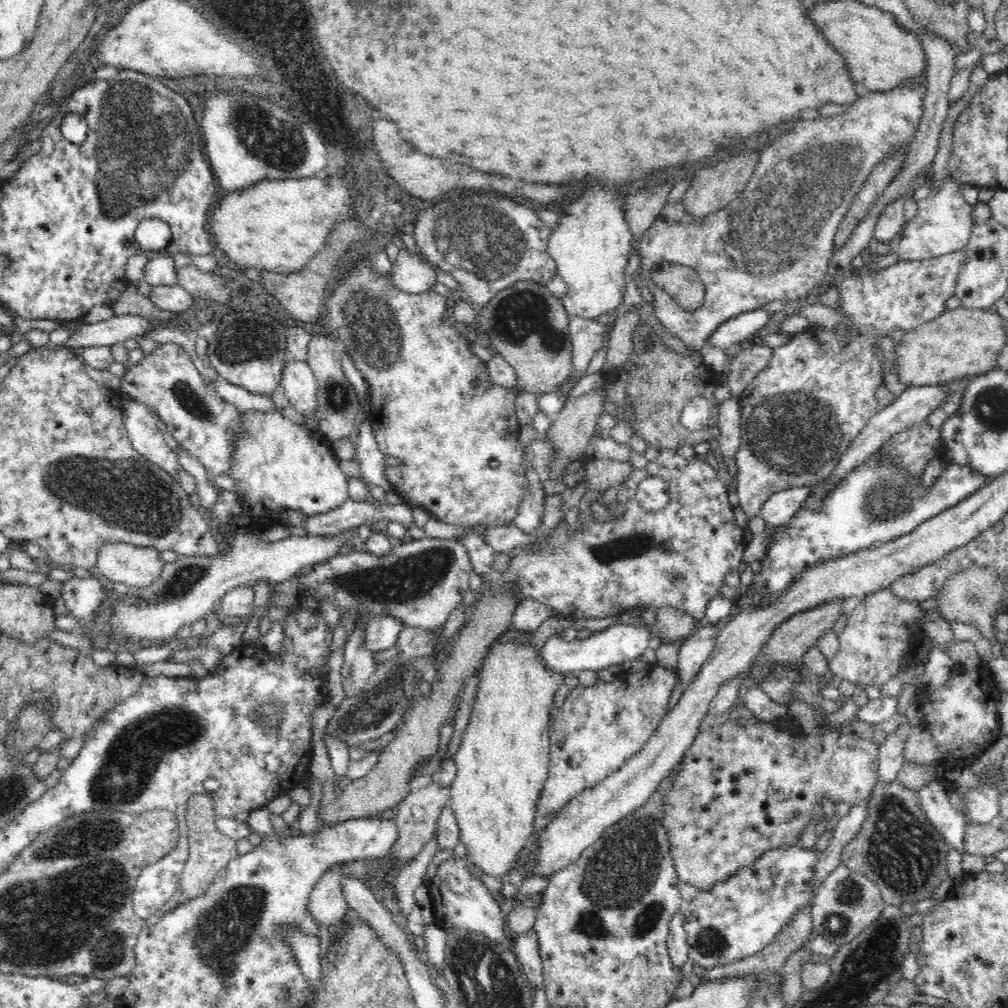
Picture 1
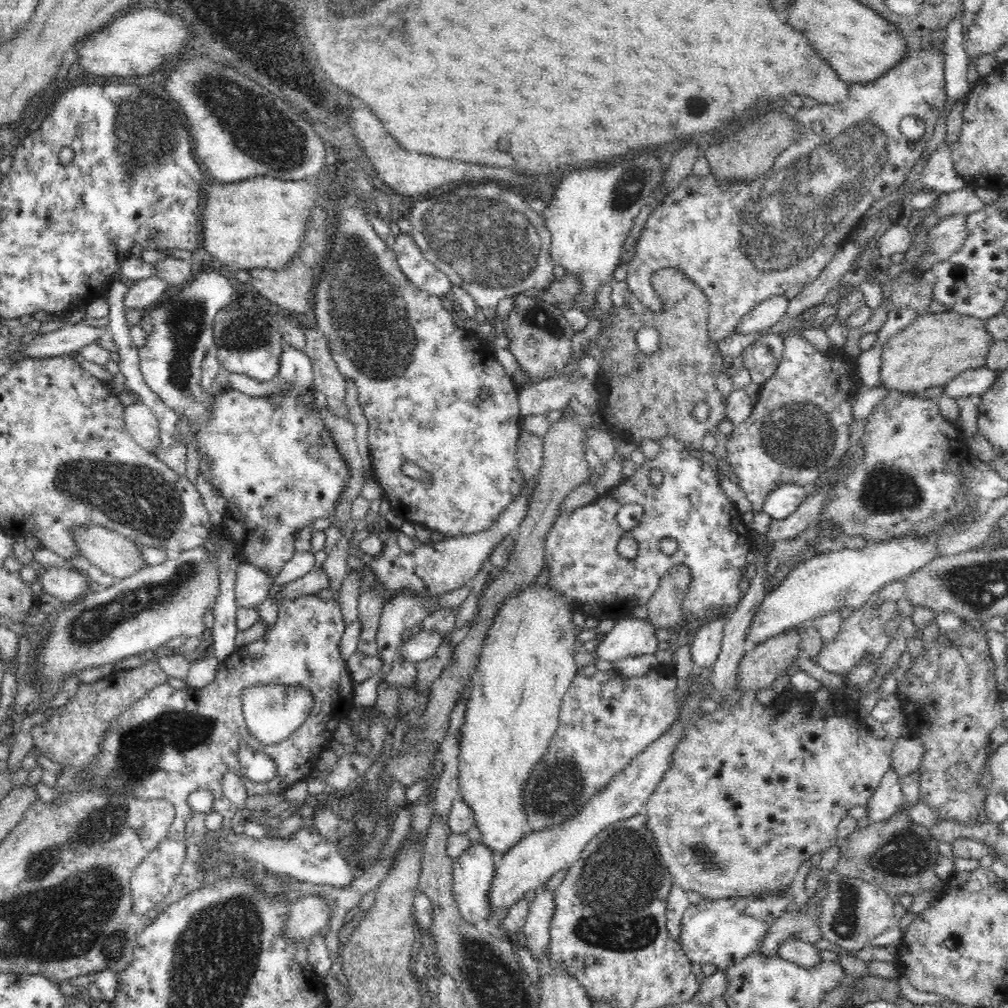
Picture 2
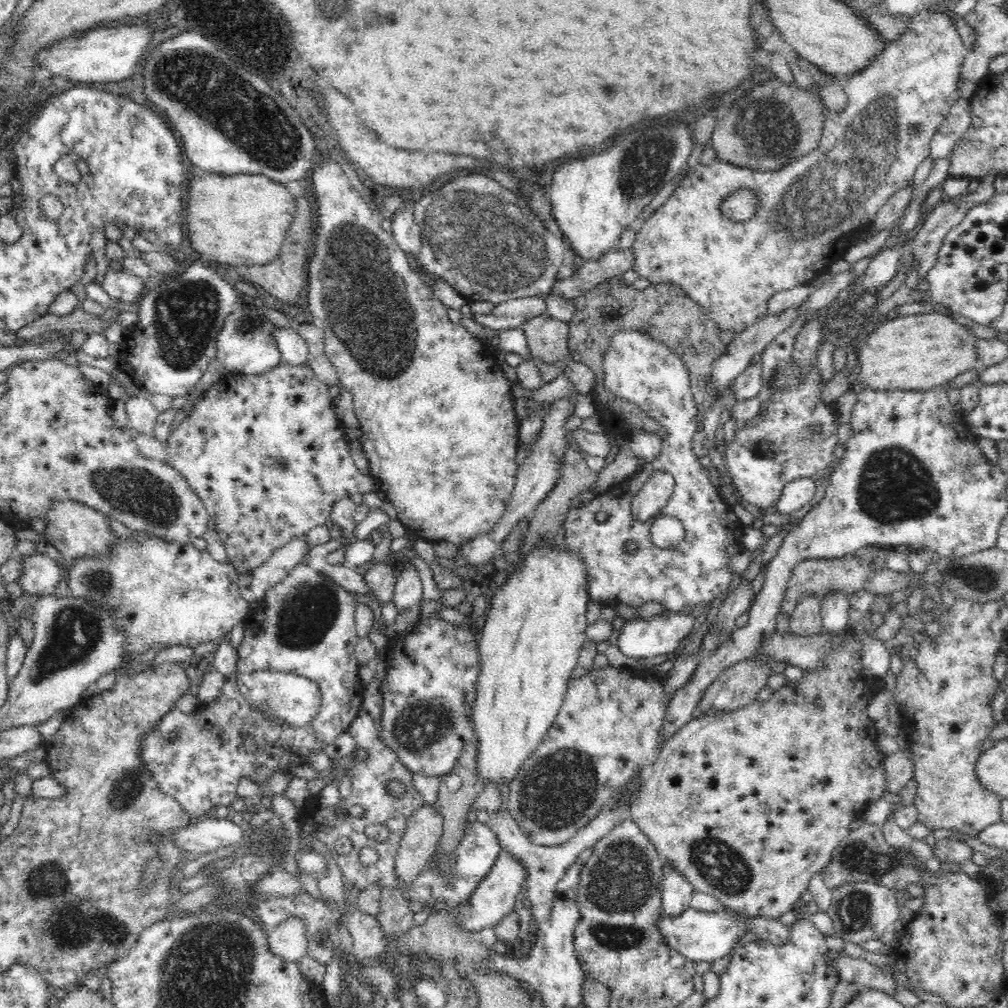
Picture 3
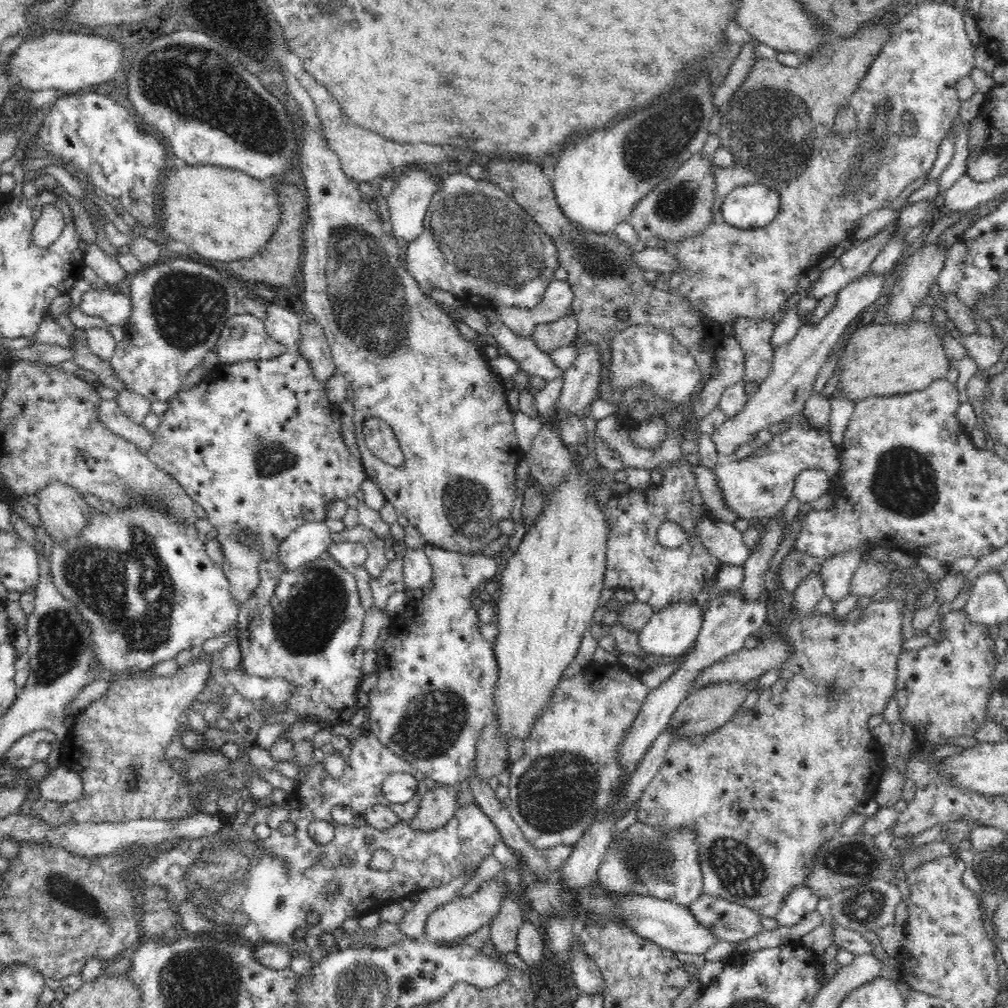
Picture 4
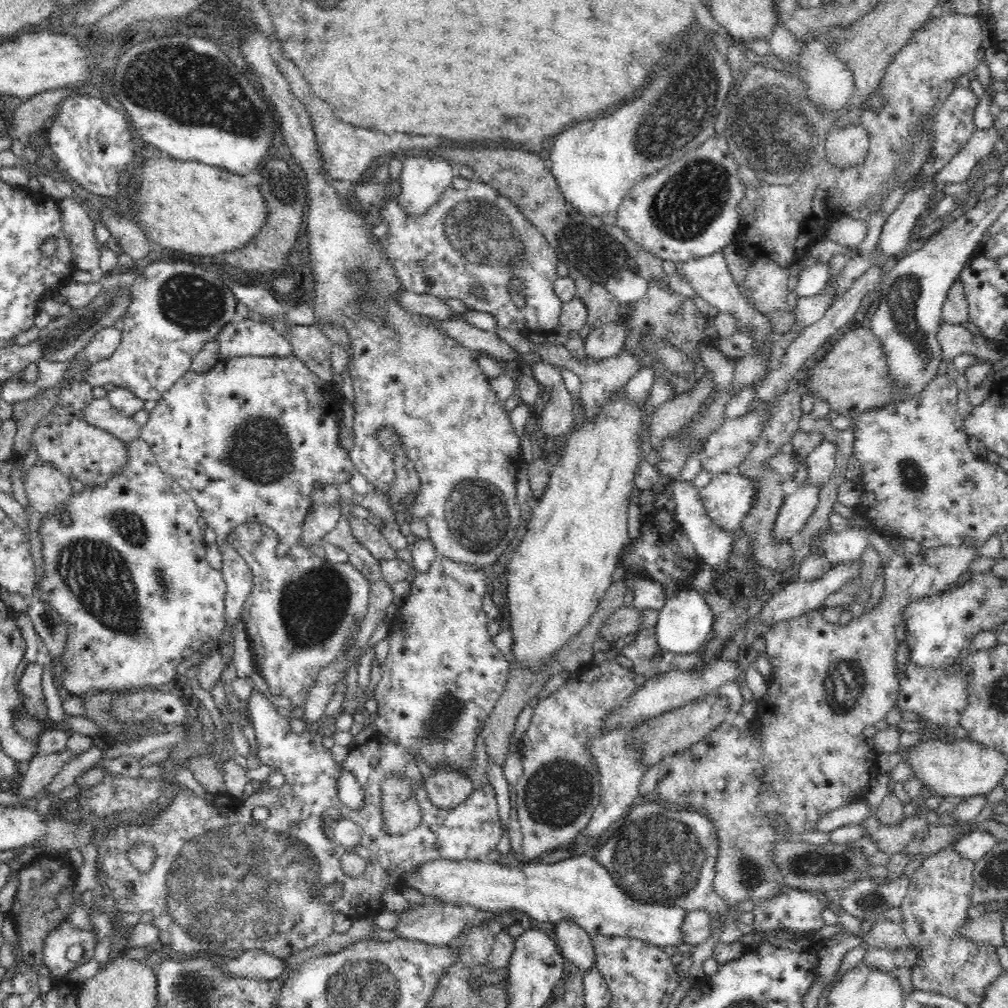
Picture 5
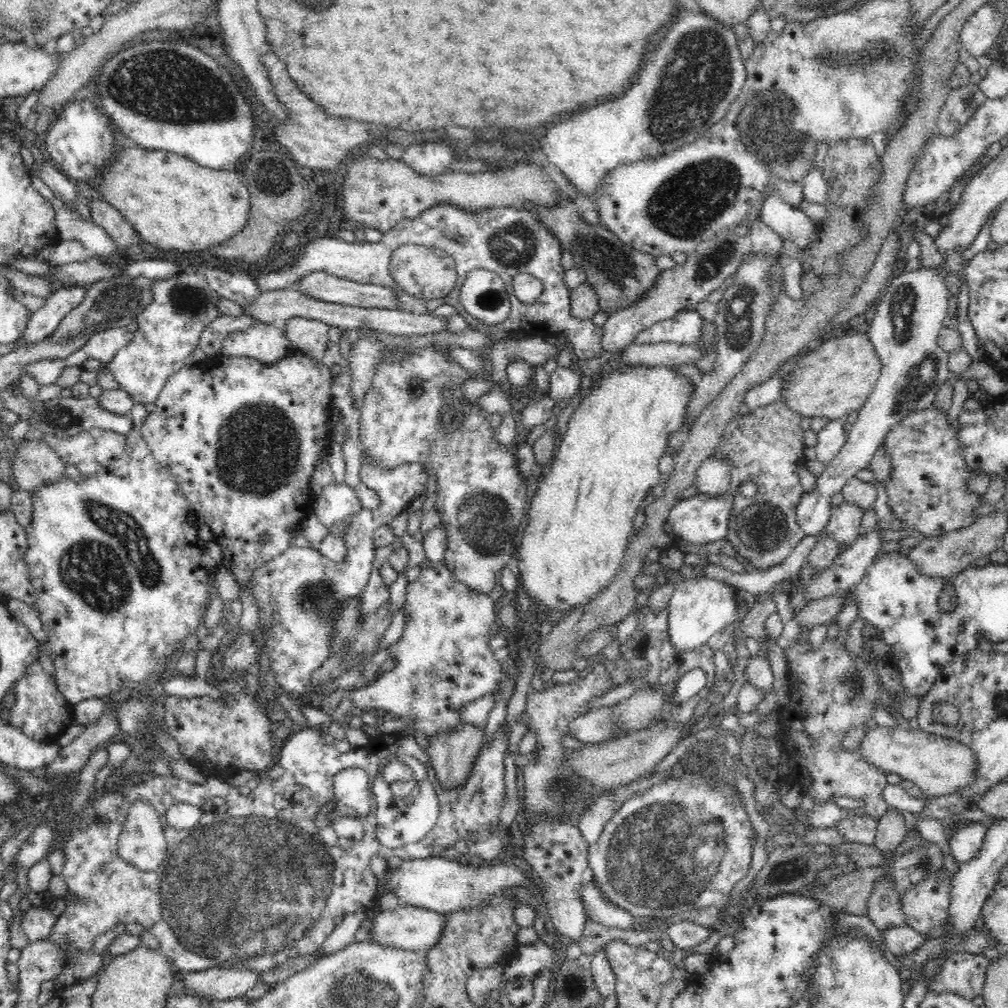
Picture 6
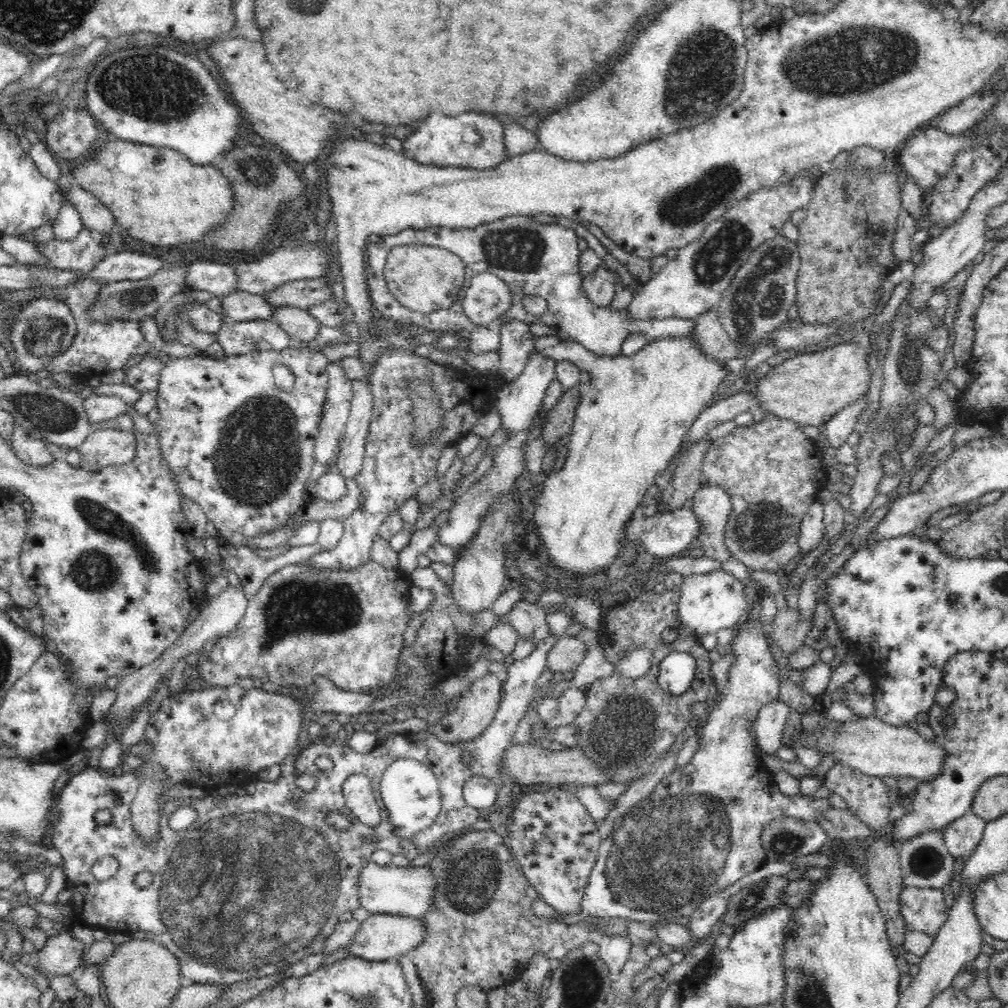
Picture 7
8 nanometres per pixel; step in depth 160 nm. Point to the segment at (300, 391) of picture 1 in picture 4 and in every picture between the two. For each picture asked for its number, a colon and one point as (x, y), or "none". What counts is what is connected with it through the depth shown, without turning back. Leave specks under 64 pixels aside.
2: (296, 368)
3: (294, 350)
4: (285, 327)

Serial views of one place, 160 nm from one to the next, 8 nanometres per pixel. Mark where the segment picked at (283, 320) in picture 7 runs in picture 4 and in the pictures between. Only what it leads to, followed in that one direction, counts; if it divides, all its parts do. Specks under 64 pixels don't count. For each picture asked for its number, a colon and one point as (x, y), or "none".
4: (314, 346)
5: (309, 343)
6: (309, 336)

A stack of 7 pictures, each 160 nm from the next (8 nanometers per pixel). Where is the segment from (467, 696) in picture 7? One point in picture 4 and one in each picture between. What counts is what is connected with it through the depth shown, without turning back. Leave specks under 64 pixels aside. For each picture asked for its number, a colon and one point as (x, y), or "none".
4: (438, 806)
5: (446, 788)
6: (452, 754)

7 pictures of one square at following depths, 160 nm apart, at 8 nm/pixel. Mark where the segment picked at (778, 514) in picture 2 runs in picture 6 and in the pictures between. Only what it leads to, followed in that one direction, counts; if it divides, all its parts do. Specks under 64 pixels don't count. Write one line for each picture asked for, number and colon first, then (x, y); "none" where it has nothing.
3: (799, 492)
4: (812, 483)
5: (820, 462)
6: (830, 440)

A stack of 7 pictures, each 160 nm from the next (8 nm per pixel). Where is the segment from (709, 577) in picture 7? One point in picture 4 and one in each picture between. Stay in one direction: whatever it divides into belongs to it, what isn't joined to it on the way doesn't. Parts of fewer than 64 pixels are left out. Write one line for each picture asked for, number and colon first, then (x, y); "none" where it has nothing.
4: (671, 632)
5: (685, 622)
6: (700, 607)

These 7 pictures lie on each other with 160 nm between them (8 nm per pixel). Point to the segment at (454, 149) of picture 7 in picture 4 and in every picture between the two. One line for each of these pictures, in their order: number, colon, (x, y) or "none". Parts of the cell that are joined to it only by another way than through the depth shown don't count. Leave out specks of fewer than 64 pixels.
4: (408, 203)
5: (422, 182)
6: (431, 158)

